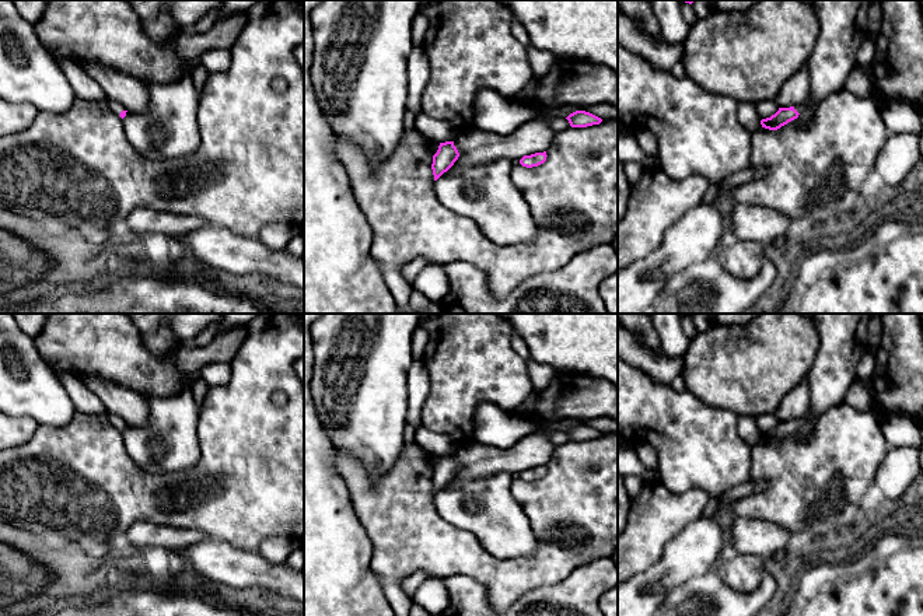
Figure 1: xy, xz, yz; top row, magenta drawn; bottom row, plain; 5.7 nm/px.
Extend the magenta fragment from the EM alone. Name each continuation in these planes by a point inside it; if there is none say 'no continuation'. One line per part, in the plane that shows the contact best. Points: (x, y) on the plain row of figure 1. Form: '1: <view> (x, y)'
1: xy (114, 419)

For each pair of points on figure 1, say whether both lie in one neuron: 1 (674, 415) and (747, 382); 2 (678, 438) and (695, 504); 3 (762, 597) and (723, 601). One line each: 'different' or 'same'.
1: different
2: different
3: same

